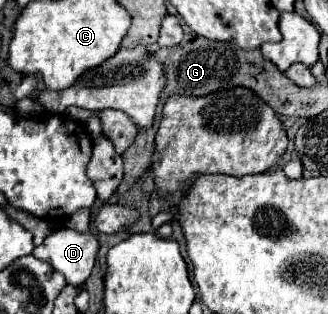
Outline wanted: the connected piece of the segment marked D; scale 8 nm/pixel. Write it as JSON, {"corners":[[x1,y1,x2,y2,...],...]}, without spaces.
{"corners":[[59,229,47,235,45,241,33,249,33,255,63,273,69,285,83,285,95,265,97,249,99,241,91,231,77,233,73,229]]}

